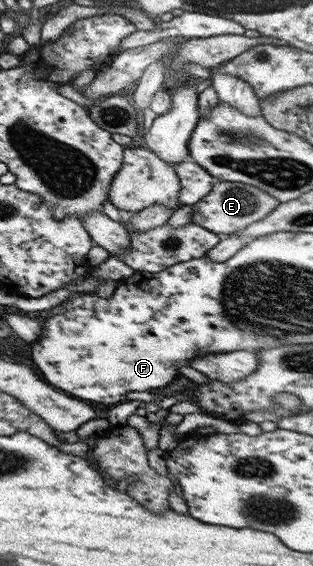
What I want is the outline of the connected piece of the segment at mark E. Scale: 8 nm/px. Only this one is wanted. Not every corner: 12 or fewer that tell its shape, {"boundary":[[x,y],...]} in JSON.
{"boundary":[[217,180],[191,223],[217,235],[263,219],[278,203]]}

